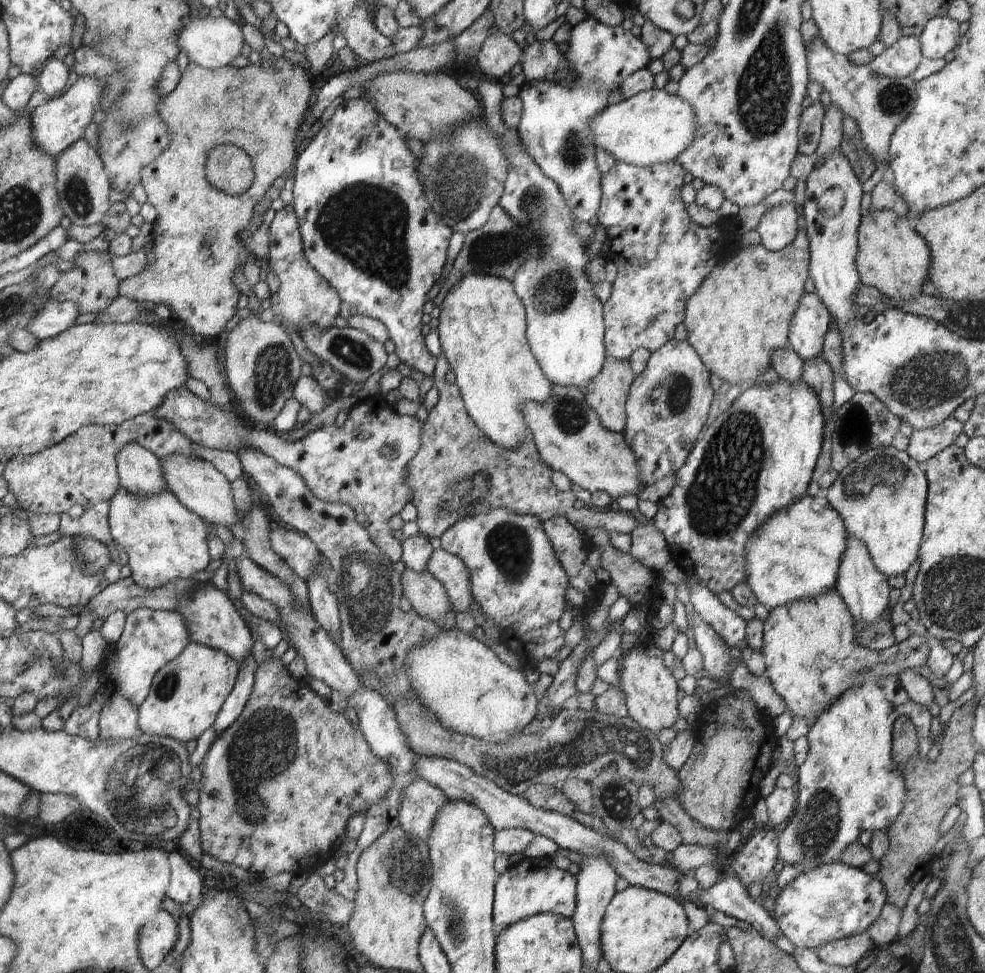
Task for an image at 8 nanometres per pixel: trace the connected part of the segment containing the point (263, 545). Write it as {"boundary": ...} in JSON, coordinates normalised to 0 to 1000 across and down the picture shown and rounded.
{"boundary":[[[257,516],[257,520],[255,521],[255,527],[247,534],[247,535],[241,535],[238,539],[234,540],[234,545],[236,546],[236,549],[239,551],[239,553],[242,553],[242,555],[245,555],[249,561],[249,568],[253,575],[256,575],[264,584],[267,584],[273,591],[276,591],[279,594],[282,594],[282,596],[287,600],[290,601],[297,610],[297,621],[301,624],[304,624],[307,628],[311,628],[314,625],[314,610],[312,605],[312,598],[310,596],[307,596],[297,586],[292,582],[291,578],[288,578],[288,576],[284,575],[283,571],[276,565],[276,562],[273,558],[273,545],[274,540],[272,538],[273,532],[268,528],[270,524],[266,523],[266,520],[259,520],[259,516]]]}

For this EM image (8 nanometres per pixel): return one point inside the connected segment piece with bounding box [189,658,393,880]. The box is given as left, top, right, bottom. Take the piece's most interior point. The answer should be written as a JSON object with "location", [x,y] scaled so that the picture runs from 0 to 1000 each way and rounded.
{"location":[282,808]}

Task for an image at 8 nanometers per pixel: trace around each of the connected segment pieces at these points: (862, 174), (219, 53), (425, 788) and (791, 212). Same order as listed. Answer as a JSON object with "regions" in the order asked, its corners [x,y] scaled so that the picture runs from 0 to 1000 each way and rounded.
{"regions":[[[[861,118],[856,119],[855,125],[856,135],[852,153],[861,163],[869,183],[876,189],[889,175],[889,166],[879,154],[871,126]]],[[[214,15],[207,18],[199,17],[193,20],[188,28],[180,33],[180,48],[183,52],[187,51],[192,64],[212,71],[228,69],[243,58],[244,51],[249,44],[245,28],[227,15],[223,17]]],[[[426,800],[420,801],[405,816],[406,849],[434,865],[441,840],[454,822],[454,818],[445,809]]],[[[792,209],[783,212],[772,225],[769,237],[773,252],[782,259],[794,257],[810,240],[809,216],[805,209]]]]}

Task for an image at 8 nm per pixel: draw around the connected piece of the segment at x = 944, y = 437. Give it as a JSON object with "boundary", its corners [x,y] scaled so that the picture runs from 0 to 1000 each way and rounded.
{"boundary":[[[968,428],[946,440],[928,441],[923,448],[920,467],[931,476],[940,475],[960,459],[969,457],[976,444],[978,444],[978,436]]]}

